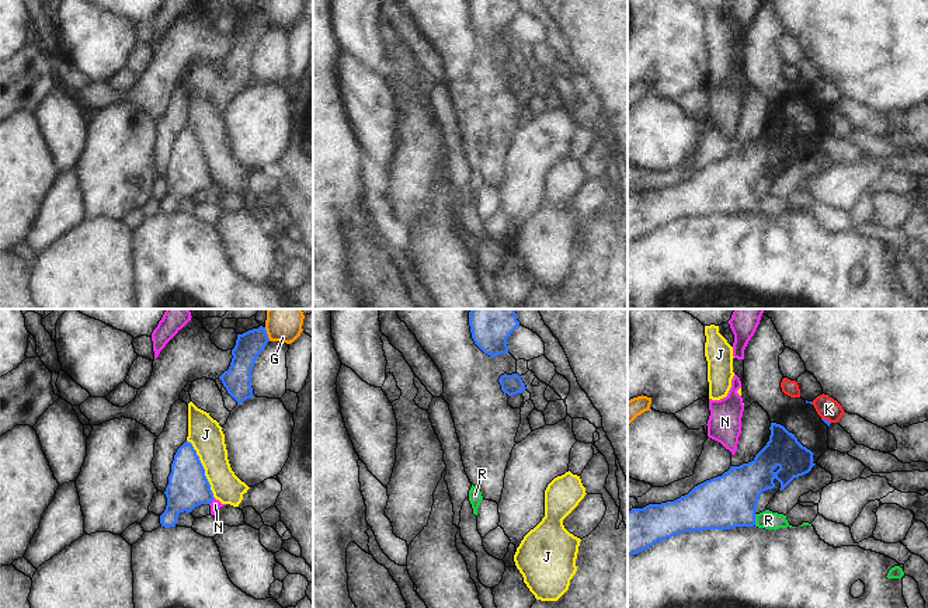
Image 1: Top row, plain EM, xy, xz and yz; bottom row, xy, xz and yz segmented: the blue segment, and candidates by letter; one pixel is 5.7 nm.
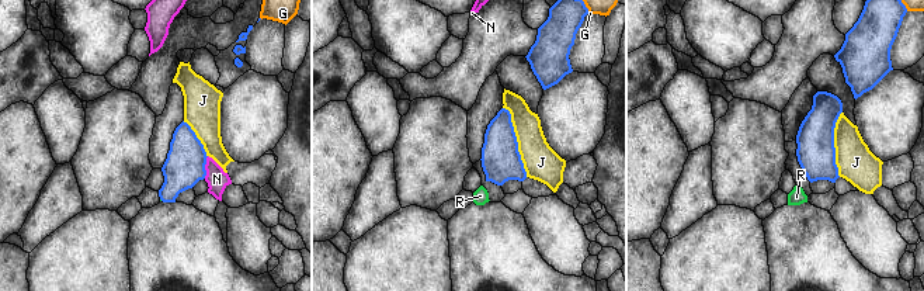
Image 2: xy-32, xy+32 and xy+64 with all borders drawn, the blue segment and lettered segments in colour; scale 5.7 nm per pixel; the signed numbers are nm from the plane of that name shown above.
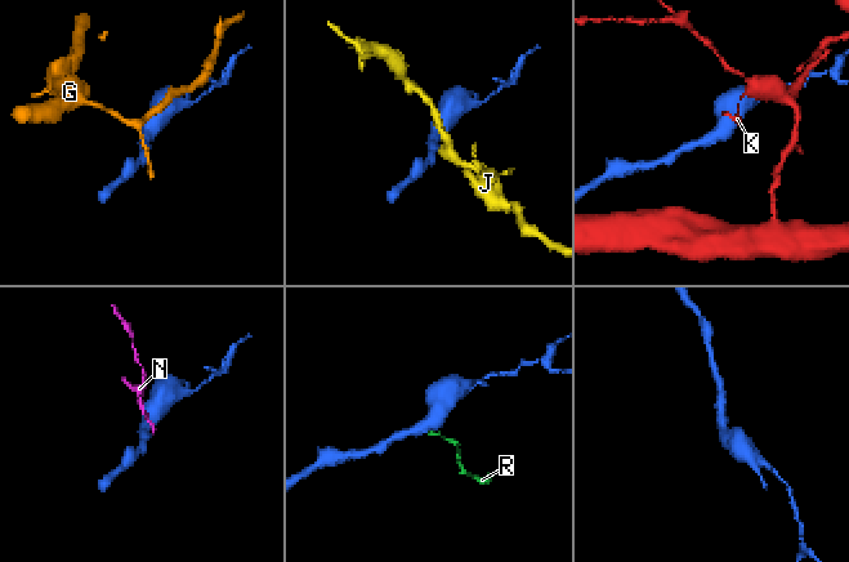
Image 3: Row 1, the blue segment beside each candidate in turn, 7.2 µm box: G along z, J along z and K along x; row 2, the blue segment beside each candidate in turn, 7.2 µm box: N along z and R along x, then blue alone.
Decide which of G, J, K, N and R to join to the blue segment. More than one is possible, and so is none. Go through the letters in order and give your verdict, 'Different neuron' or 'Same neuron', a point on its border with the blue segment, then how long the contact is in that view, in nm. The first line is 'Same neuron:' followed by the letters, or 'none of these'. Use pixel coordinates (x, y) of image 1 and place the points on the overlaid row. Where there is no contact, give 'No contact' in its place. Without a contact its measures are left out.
Same neuron: R
G: Different neuron. Touches blue at xy (267, 334). Shared border 90 nm
J: Different neuron. Touches blue at xy (202, 468). Shared border 360 nm
K: Different neuron. Touches blue at yz (826, 420). Shared border 70 nm
N: Different neuron. Touches blue at xy (211, 501). Shared border 50 nm
R: Same neuron. Touches blue at yz (754, 520). Shared border 60 nm

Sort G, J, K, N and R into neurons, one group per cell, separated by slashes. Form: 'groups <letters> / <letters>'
groups G / J / K / N / R

